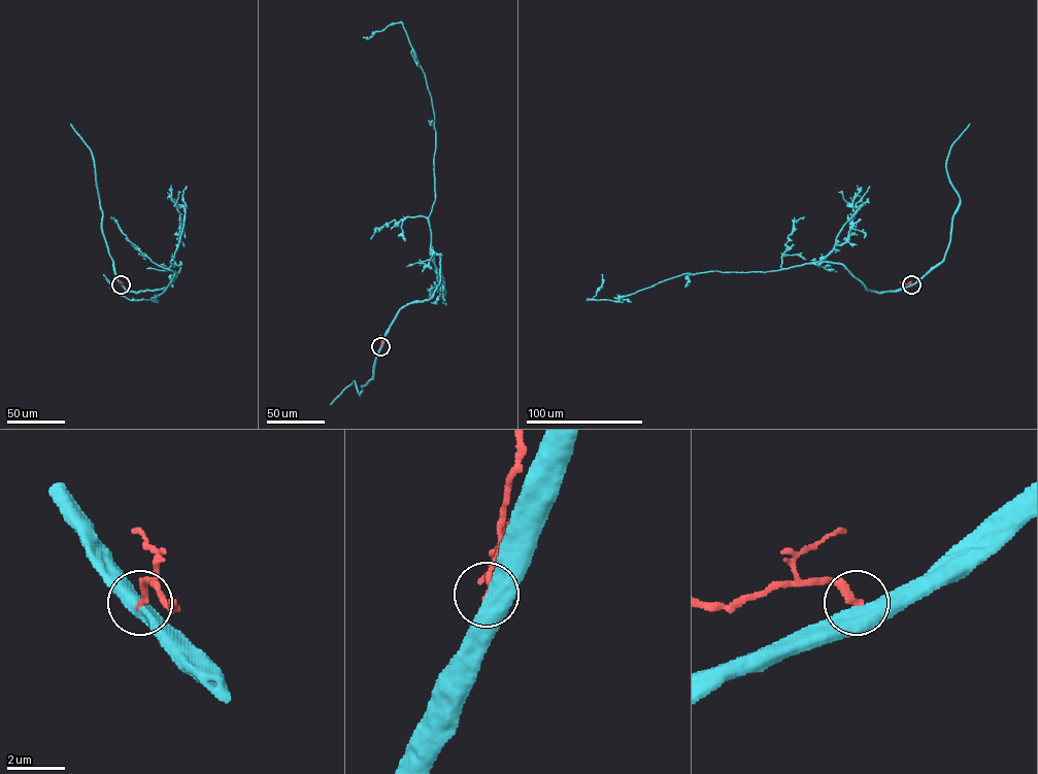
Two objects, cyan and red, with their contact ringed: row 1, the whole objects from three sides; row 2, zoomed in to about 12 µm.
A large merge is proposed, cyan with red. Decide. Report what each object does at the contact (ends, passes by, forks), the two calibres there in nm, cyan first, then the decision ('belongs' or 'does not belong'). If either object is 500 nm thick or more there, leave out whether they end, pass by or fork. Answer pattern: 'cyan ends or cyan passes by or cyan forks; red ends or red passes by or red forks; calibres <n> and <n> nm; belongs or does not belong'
cyan passes by; red ends; calibres 480 and 260 nm; does not belong

